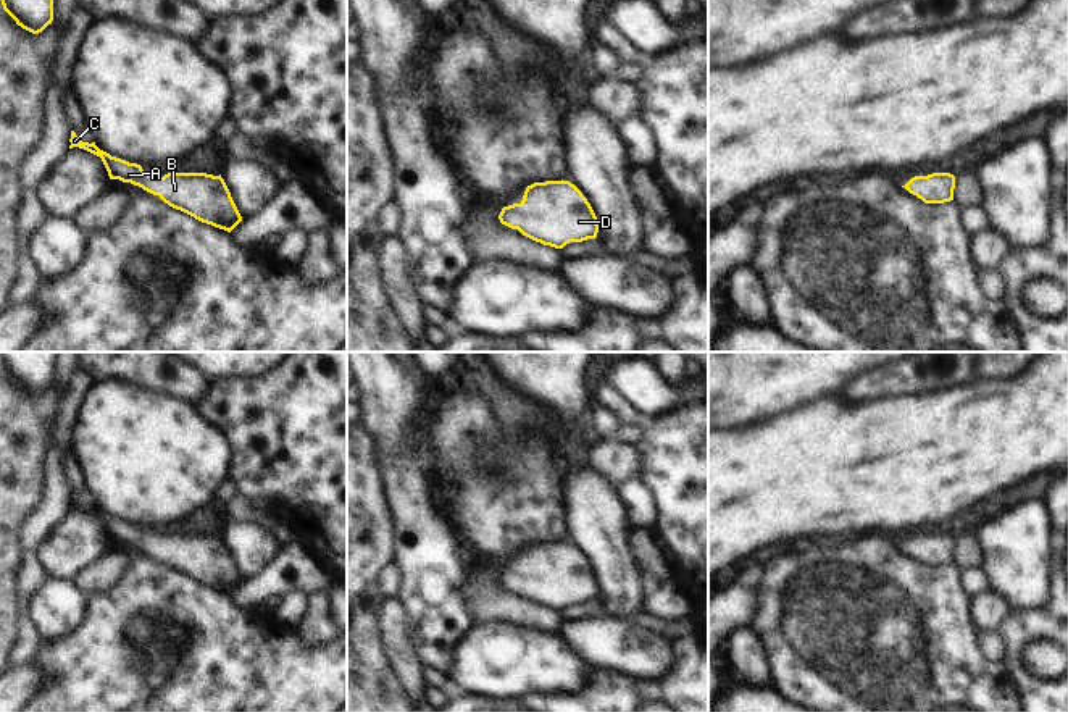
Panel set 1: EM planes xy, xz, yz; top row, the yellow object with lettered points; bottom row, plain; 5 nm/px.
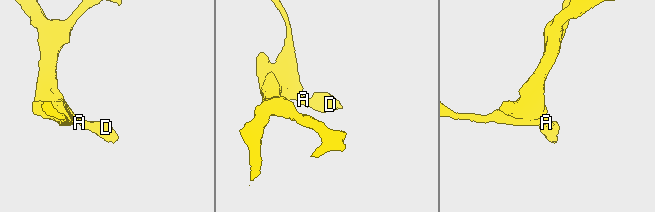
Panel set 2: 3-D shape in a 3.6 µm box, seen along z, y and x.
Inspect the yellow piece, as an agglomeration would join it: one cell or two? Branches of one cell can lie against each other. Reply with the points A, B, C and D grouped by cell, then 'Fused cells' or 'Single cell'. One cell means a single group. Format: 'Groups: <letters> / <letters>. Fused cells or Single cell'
Groups: A B C D. Single cell

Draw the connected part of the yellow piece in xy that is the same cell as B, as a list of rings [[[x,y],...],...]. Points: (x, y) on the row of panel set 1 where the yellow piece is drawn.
[[[74,131],[69,139],[73,147],[84,149],[102,158],[110,179],[119,179],[158,195],[169,207],[181,210],[195,220],[231,232],[242,216],[231,192],[219,176],[207,173],[168,173],[163,178],[148,174],[137,163],[111,157],[100,150],[95,142],[82,142]]]

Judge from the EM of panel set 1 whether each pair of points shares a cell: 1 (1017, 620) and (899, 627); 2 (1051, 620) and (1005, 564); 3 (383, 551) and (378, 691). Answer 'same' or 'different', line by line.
1: different
2: different
3: same

